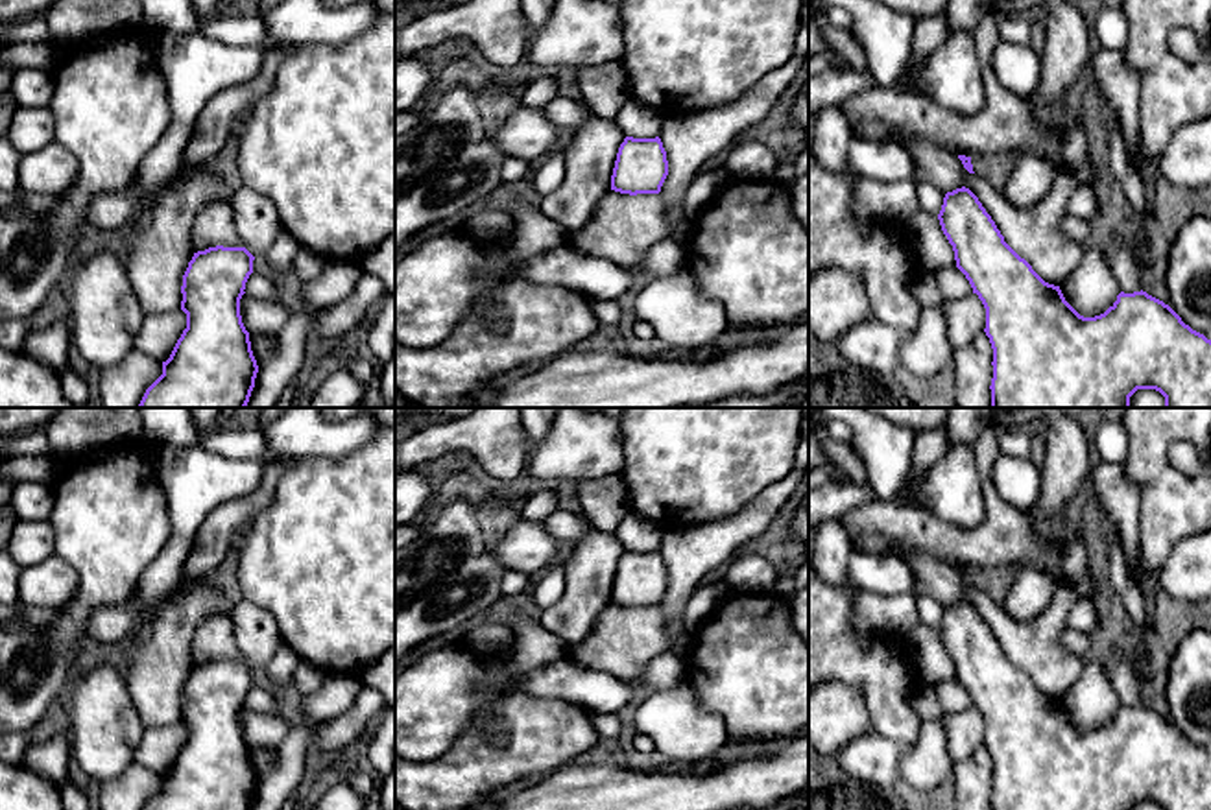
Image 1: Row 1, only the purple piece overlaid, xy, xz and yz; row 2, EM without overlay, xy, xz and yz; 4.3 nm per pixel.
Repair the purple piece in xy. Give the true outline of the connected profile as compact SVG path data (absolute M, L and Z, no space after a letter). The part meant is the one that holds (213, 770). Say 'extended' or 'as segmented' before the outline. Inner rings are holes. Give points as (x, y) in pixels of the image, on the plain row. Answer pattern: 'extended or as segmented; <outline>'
as segmented; M246 661L194 666L181 699L186 742L144 810L251 810L258 779L240 712L253 673Z

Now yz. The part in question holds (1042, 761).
as segmented; M969 602L947 605L938 633L953 659L956 681L986 721L984 745L993 762L991 810L1132 810L1137 803L1156 803L1163 810L1211 810L1211 753L1185 738L1163 714L1143 703L1121 705L1104 727L1084 731L1065 714L1060 699L1045 696L1004 655Z

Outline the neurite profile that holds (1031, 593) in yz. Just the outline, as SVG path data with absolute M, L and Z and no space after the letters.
M1025 566L1006 596L1004 609L1017 622L1034 620L1052 600L1056 587L1058 583L1043 570Z

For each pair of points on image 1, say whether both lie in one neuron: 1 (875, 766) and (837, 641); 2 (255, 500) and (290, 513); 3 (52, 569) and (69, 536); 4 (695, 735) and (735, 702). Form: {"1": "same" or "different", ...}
{"1": "different", "2": "different", "3": "different", "4": "different"}

